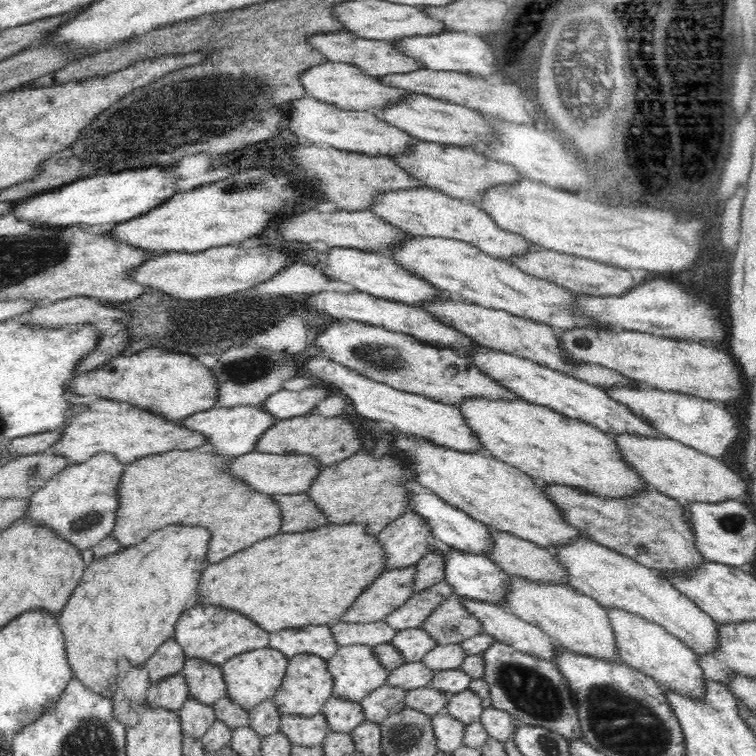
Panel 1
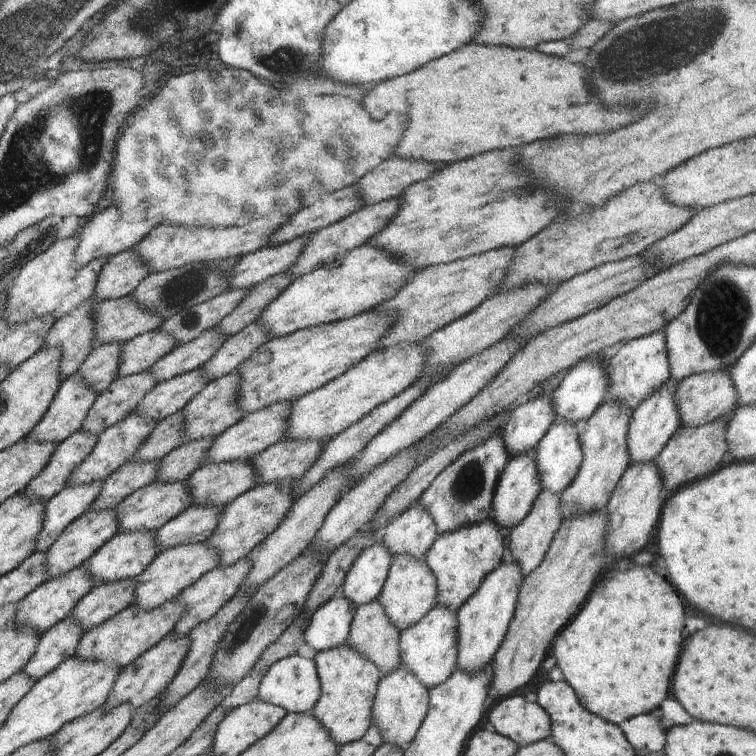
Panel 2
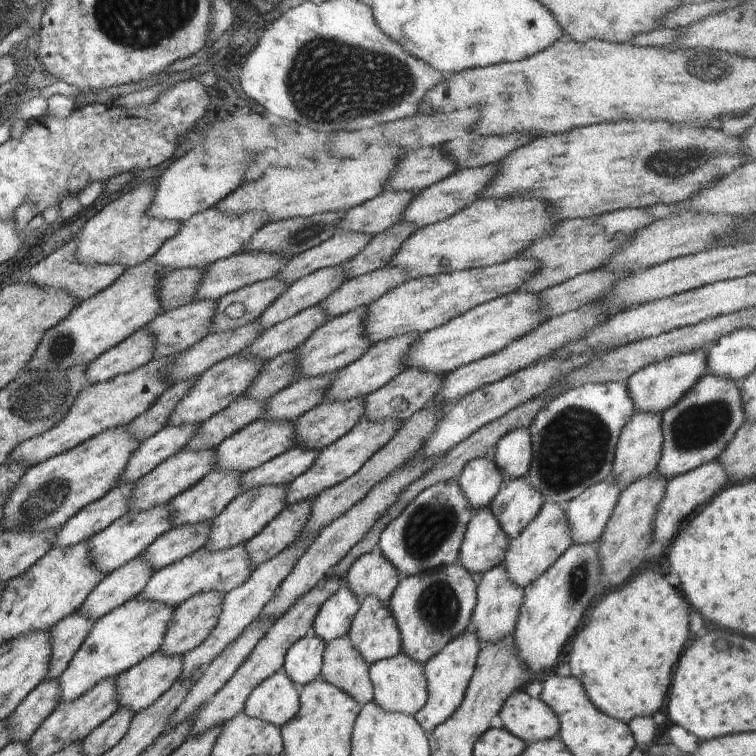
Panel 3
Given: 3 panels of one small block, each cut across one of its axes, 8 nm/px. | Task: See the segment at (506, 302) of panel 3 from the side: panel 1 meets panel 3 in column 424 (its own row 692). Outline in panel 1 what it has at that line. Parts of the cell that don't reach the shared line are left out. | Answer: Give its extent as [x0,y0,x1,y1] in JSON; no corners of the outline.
[326,644,389,703]

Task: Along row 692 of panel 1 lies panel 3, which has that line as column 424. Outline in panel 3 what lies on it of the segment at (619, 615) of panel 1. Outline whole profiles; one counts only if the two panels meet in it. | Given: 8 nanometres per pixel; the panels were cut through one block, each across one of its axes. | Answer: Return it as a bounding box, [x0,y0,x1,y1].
[369,652,427,716]

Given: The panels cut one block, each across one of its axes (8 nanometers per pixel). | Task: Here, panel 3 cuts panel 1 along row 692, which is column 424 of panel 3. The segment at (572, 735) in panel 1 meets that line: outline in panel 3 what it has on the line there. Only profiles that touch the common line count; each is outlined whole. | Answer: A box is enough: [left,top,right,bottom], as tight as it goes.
[376,480,474,577]

